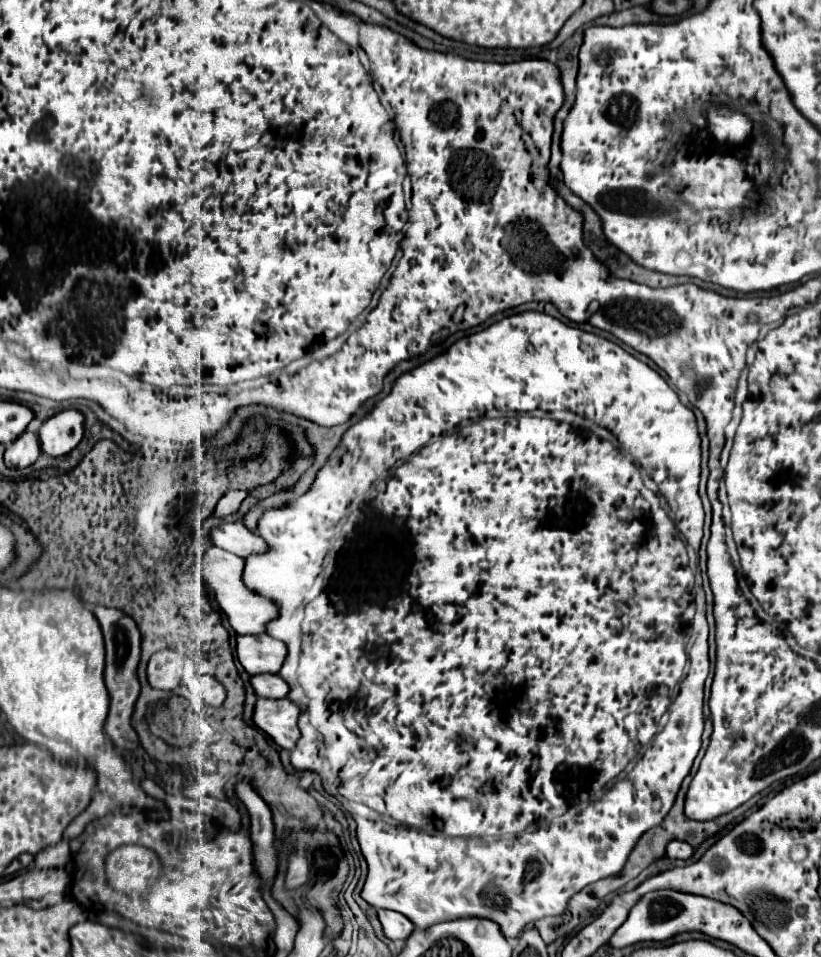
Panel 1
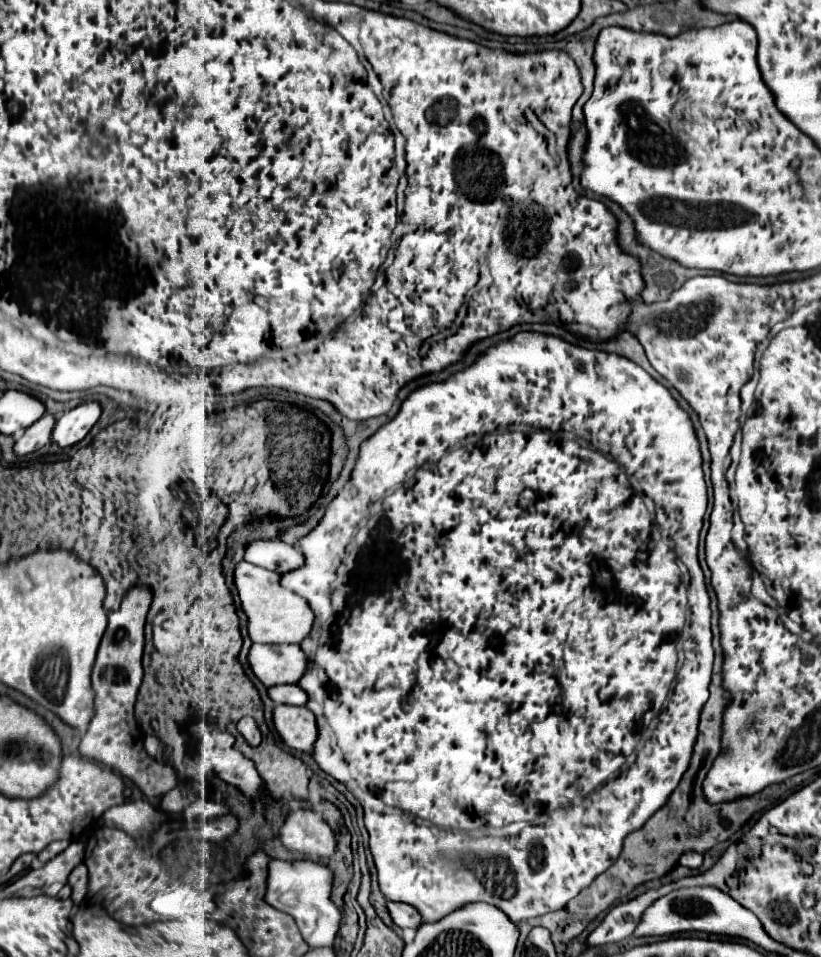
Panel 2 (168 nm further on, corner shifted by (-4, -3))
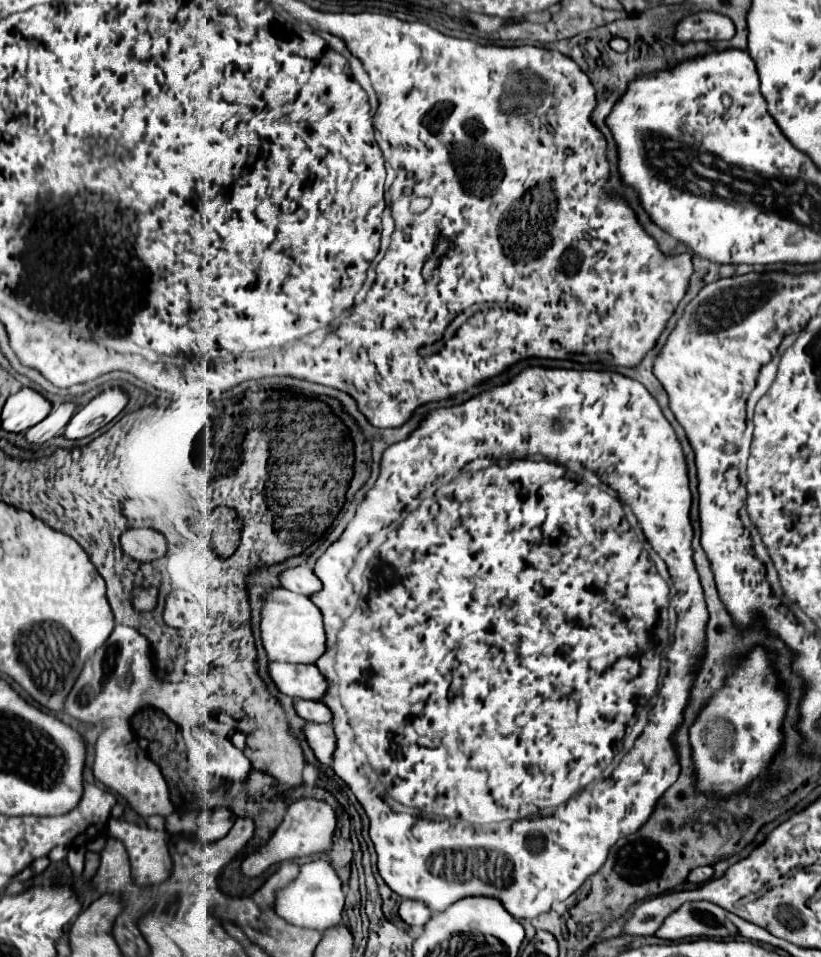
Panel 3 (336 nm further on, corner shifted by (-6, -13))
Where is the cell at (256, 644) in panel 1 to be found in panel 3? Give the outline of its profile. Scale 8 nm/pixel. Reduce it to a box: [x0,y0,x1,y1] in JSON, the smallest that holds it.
[270,662,328,700]

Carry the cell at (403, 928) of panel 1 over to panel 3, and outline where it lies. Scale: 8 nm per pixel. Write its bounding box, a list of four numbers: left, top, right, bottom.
[400,900,432,926]

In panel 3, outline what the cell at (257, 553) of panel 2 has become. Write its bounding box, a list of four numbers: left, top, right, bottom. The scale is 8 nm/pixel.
[280,566,322,596]

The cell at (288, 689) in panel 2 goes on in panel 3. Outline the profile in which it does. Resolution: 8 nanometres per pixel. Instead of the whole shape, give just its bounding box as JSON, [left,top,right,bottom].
[294,700,332,724]

